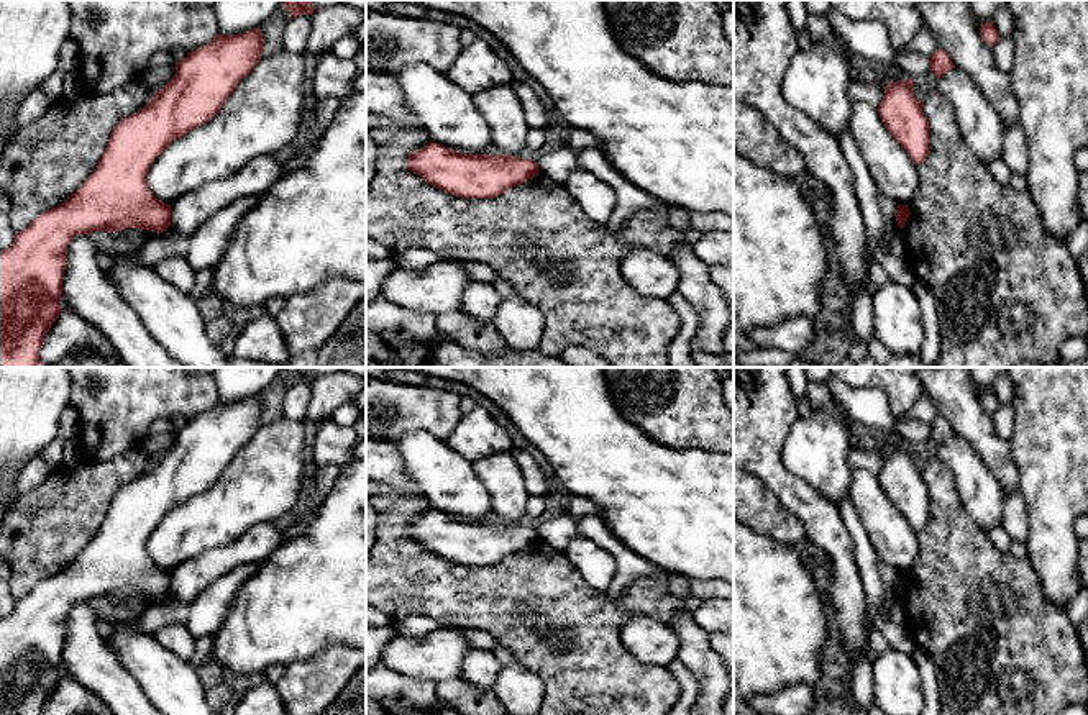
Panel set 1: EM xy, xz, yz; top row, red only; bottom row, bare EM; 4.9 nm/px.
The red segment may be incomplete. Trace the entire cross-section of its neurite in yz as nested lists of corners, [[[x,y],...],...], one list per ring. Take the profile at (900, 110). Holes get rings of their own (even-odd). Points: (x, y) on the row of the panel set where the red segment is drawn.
[[[912,80],[886,82],[878,113],[889,134],[919,166],[929,154],[929,121],[914,97]]]

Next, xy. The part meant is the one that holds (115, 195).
[[[258,28],[231,36],[217,34],[210,43],[187,52],[176,62],[174,77],[138,112],[121,118],[113,128],[107,148],[85,182],[59,207],[43,212],[23,231],[15,235],[10,248],[0,251],[0,367],[44,367],[39,351],[48,330],[53,326],[61,308],[62,276],[66,271],[67,244],[77,235],[94,231],[121,231],[138,228],[139,231],[164,233],[171,226],[171,205],[158,200],[146,182],[154,159],[177,138],[197,130],[213,118],[222,105],[261,61],[263,33]]]

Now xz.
[[[435,141],[412,153],[407,169],[461,198],[494,198],[538,175],[537,161],[507,154],[459,154]]]

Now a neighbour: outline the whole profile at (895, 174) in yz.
[[[853,102],[848,131],[878,192],[893,198],[898,205],[907,205],[921,184],[919,171],[909,154],[886,130],[878,108]]]

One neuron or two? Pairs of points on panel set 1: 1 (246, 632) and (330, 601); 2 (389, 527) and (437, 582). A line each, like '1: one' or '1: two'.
1: one
2: one

